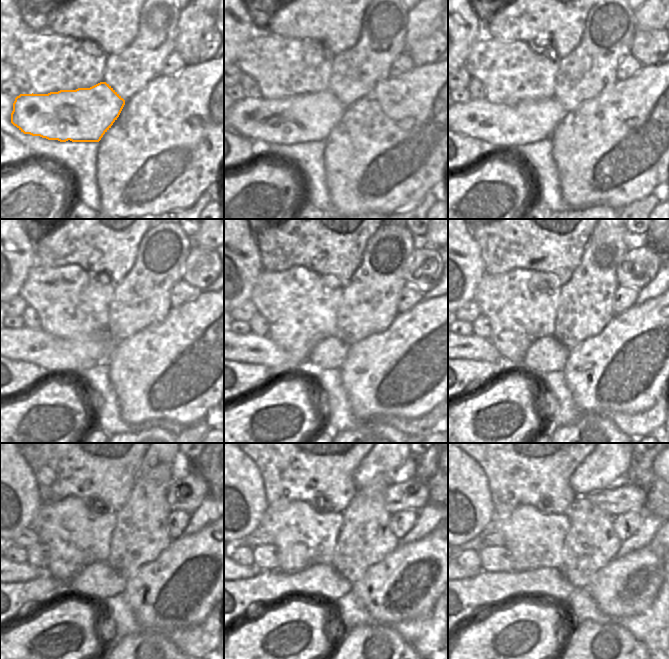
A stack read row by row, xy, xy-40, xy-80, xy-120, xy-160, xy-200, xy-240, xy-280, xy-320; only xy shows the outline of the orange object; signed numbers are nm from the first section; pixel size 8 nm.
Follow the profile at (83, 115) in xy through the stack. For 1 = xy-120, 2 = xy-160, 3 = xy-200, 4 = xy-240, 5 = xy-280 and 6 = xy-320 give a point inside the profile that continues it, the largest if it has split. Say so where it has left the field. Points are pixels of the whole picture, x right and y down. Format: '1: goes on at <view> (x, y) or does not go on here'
1: goes on at xy-120 (54, 354)
2: goes on at xy-160 (251, 348)
3: goes on at xy-200 (472, 347)
4: goes on at xy-240 (22, 572)
5: goes on at xy-280 (244, 571)
6: goes on at xy-320 (468, 573)

